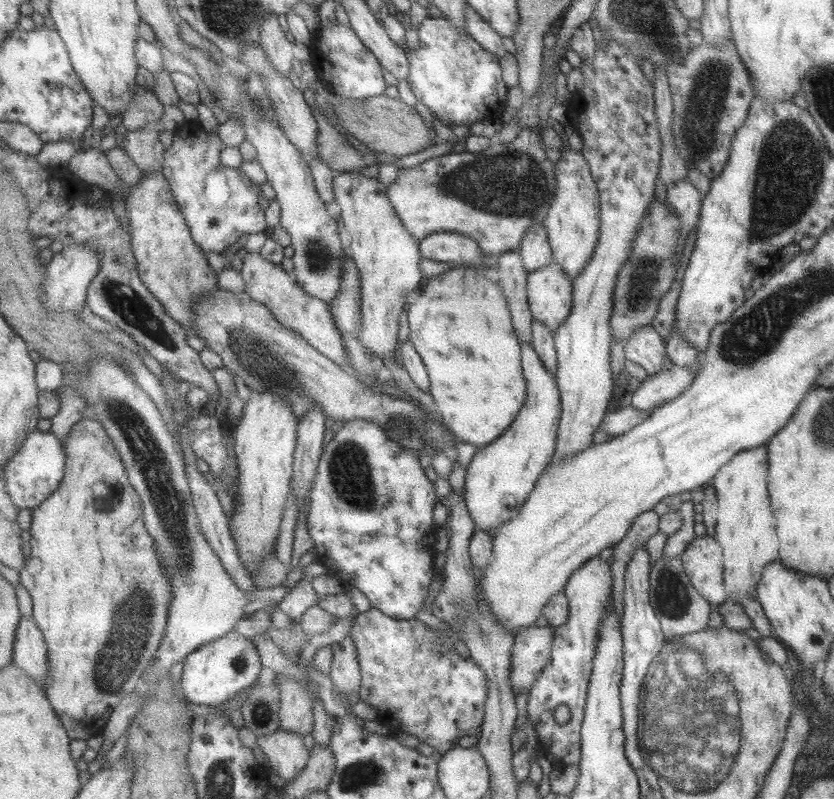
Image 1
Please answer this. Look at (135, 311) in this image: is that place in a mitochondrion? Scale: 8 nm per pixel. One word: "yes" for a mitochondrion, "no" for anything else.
yes

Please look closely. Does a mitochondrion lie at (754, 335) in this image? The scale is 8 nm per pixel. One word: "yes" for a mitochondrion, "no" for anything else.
yes

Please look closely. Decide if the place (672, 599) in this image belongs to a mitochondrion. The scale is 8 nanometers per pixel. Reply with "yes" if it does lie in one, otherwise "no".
yes

